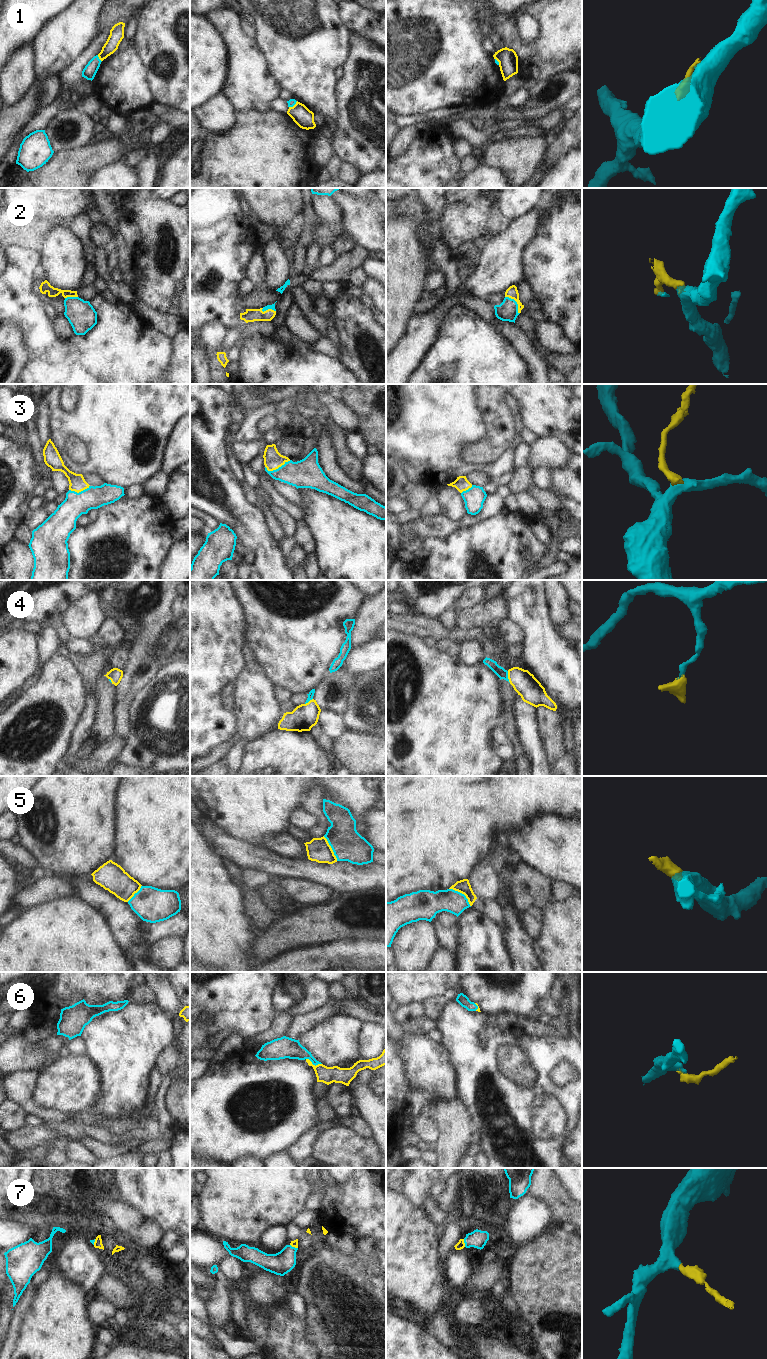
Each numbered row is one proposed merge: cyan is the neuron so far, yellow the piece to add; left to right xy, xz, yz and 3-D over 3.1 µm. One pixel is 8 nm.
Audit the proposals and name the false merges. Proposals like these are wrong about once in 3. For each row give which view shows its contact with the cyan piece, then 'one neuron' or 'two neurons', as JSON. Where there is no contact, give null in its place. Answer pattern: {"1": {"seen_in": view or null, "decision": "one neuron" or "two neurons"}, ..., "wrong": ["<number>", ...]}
{"1": {"seen_in": "xy", "decision": "two neurons"}, "2": {"seen_in": "yz", "decision": "one neuron"}, "3": {"seen_in": "xz", "decision": "one neuron"}, "4": {"seen_in": "yz", "decision": "one neuron"}, "5": {"seen_in": "yz", "decision": "two neurons"}, "6": {"seen_in": "xz", "decision": "one neuron"}, "7": {"seen_in": "yz", "decision": "one neuron"}, "wrong": ["1", "5"]}

